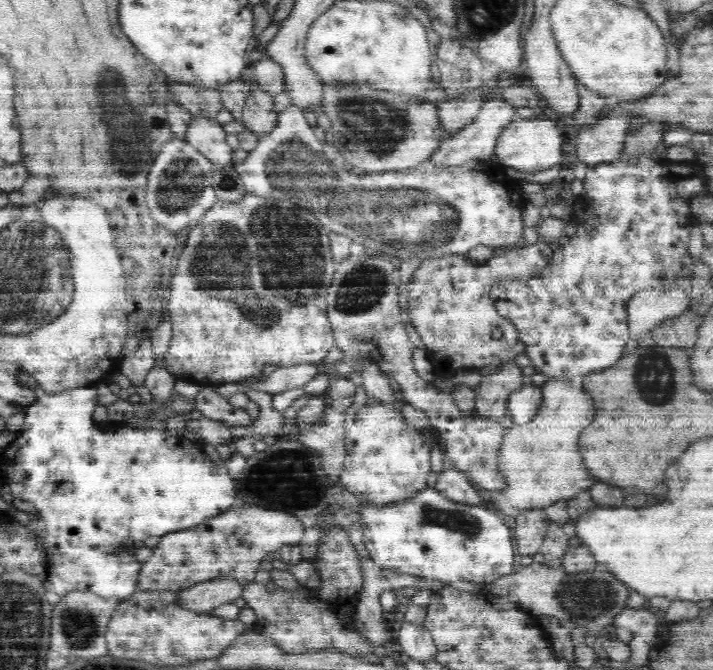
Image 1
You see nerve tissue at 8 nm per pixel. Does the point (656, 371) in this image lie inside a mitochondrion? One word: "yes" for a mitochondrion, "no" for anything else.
yes

